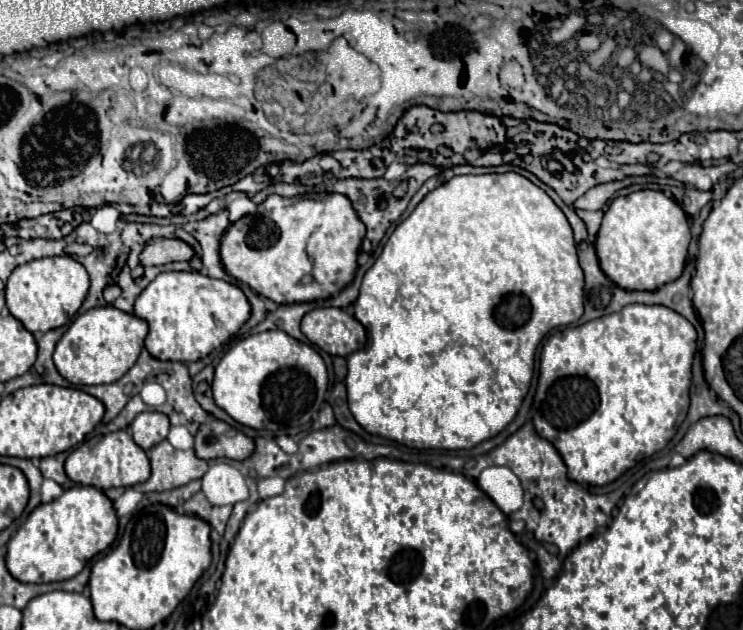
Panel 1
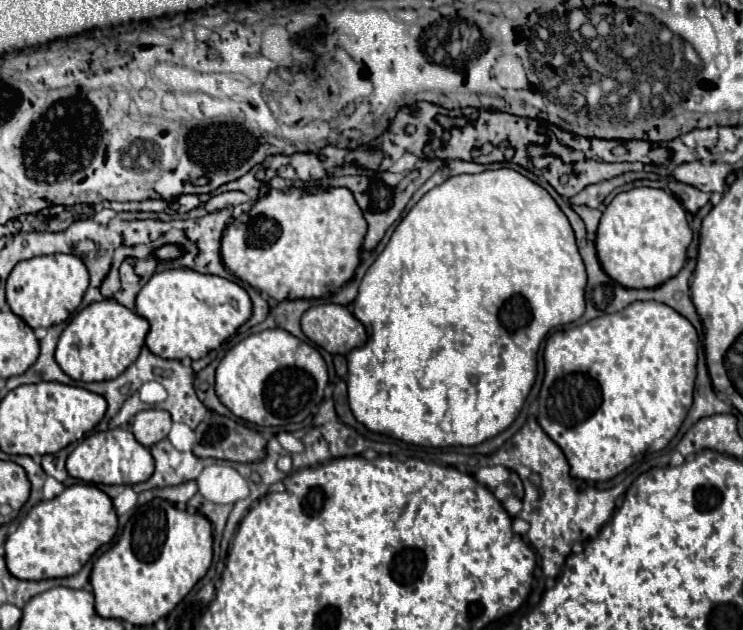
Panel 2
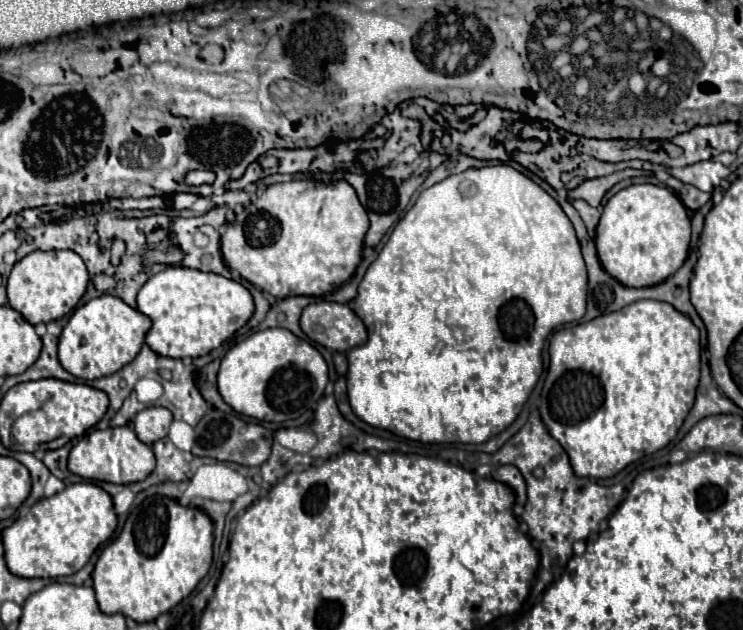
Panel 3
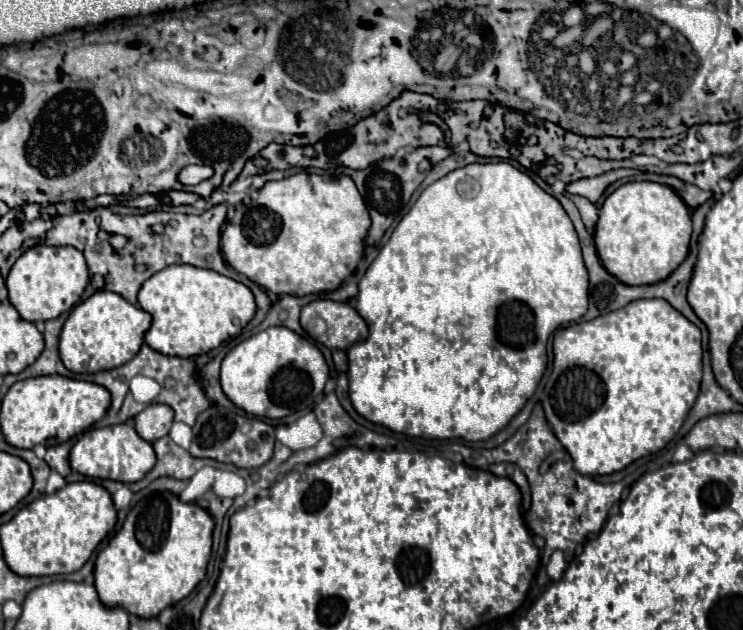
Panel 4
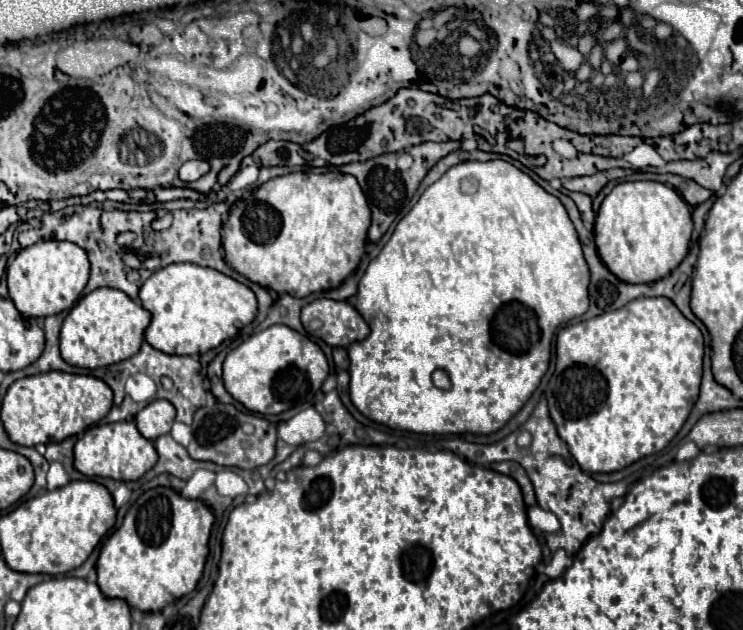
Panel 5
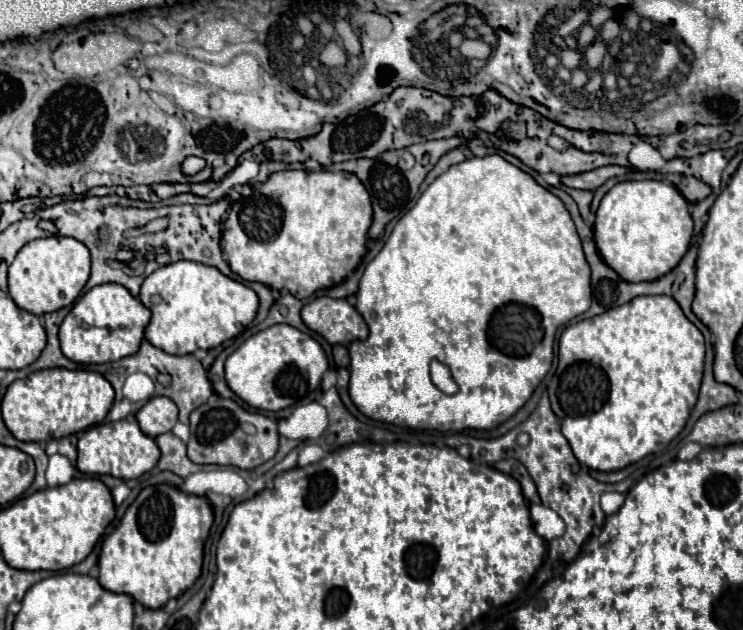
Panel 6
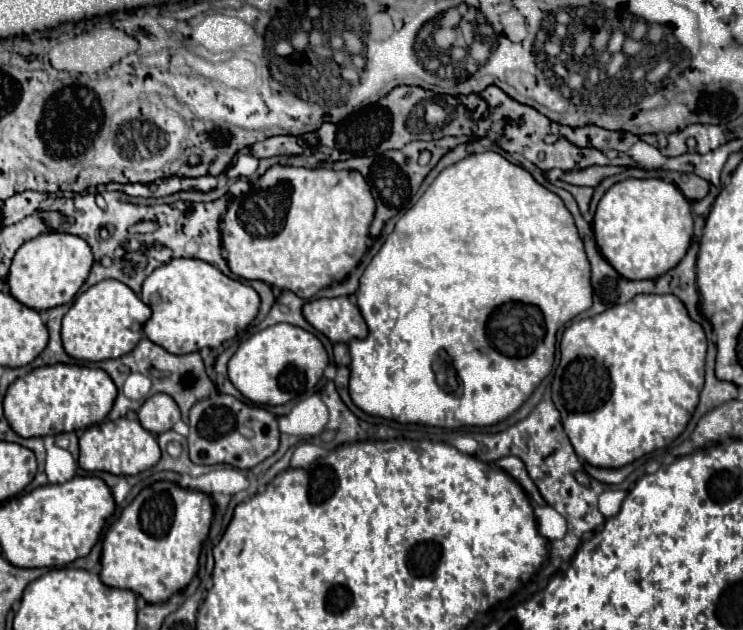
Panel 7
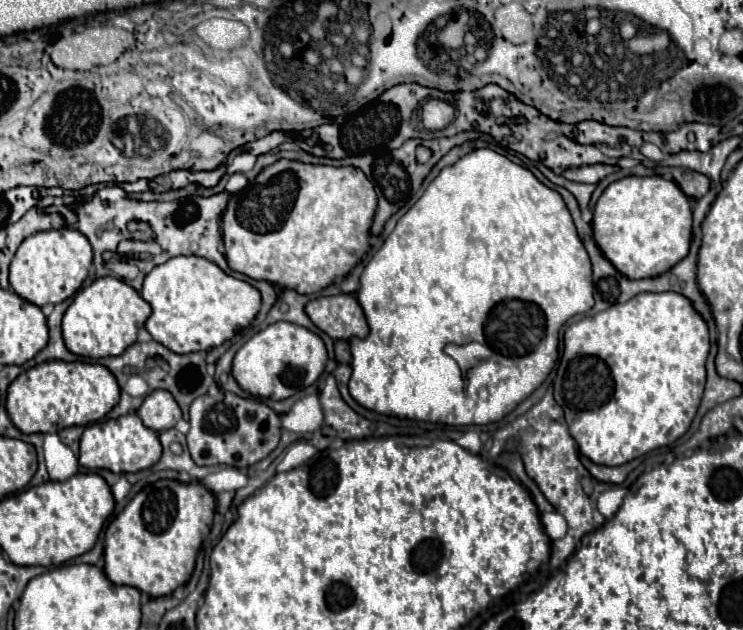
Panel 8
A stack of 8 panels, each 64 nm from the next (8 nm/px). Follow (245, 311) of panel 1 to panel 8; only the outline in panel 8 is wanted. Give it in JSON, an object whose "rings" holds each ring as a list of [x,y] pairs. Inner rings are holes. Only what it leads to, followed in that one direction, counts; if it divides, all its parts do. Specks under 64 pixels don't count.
{"rings":[[[176,256],[156,266],[144,278],[142,298],[152,306],[144,328],[156,342],[176,354],[220,346],[246,328],[260,310],[260,292],[254,286],[224,274],[200,256]]]}

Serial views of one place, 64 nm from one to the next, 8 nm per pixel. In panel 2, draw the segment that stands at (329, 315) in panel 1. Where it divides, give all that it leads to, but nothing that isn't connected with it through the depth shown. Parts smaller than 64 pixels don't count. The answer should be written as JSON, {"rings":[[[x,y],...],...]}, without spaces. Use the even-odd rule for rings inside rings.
{"rings":[[[320,304],[308,308],[302,316],[302,332],[330,354],[348,354],[366,344],[366,328],[348,308],[338,304]]]}

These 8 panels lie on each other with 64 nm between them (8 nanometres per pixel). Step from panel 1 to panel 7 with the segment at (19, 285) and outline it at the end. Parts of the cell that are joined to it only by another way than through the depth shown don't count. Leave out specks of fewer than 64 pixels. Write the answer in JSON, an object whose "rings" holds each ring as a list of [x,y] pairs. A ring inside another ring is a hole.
{"rings":[[[48,232],[24,242],[18,248],[10,264],[8,288],[10,288],[10,294],[20,304],[38,312],[50,310],[62,304],[70,304],[74,300],[78,290],[86,282],[90,268],[92,268],[92,252],[86,240],[72,234]]]}

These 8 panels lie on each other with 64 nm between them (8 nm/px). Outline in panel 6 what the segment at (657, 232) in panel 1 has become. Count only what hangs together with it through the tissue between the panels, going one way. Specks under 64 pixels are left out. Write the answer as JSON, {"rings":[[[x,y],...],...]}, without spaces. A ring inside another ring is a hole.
{"rings":[[[667,181],[618,182],[600,202],[594,240],[602,260],[626,282],[650,282],[668,274],[682,260],[692,238],[688,202]]]}

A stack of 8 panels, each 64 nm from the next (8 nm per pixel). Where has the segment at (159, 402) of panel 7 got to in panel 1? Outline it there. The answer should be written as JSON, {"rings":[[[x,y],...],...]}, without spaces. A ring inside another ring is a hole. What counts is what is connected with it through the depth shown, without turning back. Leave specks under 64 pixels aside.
{"rings":[[[142,412],[134,418],[134,422],[130,426],[132,438],[142,450],[150,450],[152,446],[166,440],[168,430],[170,430],[168,416],[164,416],[160,412]]]}

